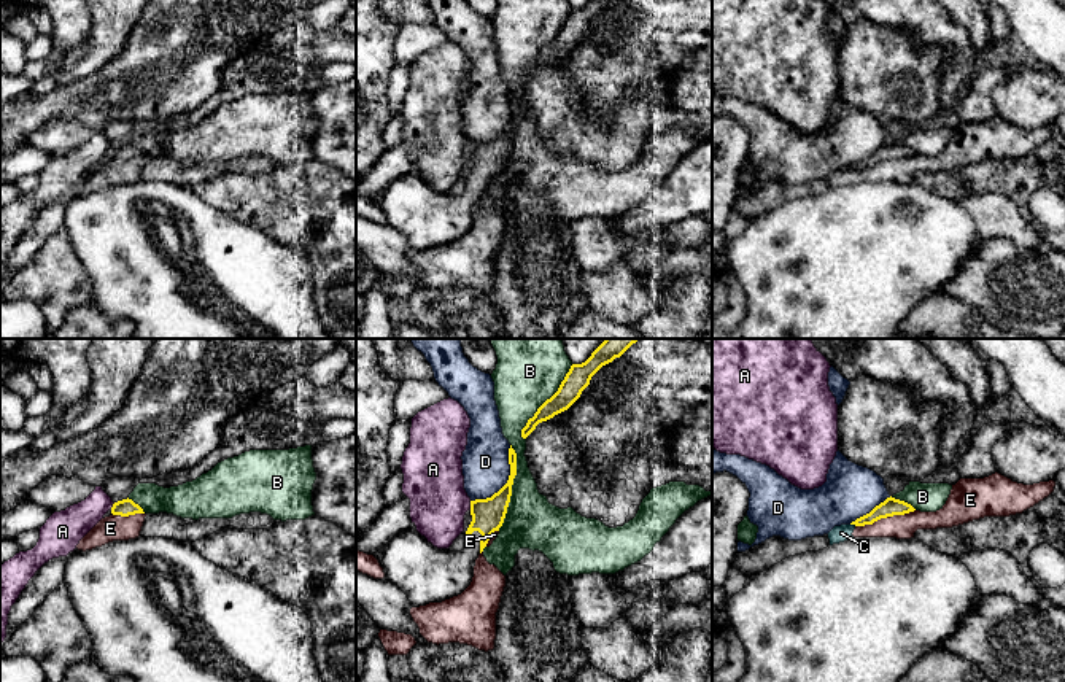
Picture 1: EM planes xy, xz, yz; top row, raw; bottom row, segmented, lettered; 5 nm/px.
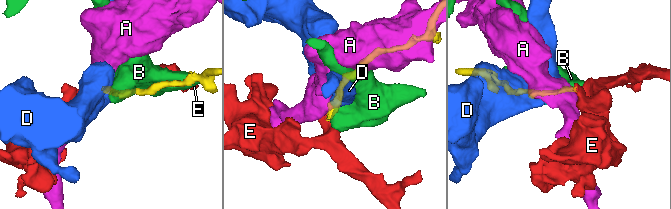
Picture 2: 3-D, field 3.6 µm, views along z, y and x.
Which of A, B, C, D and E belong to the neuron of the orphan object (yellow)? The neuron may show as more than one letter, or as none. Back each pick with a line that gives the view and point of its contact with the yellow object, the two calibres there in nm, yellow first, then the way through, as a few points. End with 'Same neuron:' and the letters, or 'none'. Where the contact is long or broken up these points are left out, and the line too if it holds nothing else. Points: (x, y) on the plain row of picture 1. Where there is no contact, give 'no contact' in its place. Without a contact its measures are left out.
Same neuron: none

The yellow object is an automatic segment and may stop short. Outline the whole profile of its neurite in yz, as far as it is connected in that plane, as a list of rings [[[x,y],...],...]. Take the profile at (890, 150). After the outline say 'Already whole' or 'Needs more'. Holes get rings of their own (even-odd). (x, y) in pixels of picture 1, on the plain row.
[[[890,140],[884,146],[876,149],[869,157],[857,162],[850,169],[855,169],[855,170],[873,169],[874,165],[877,165],[881,162],[887,162],[887,161],[893,161],[893,159],[904,159],[904,157],[909,157],[914,154],[916,153],[911,148]]]. Already whole

